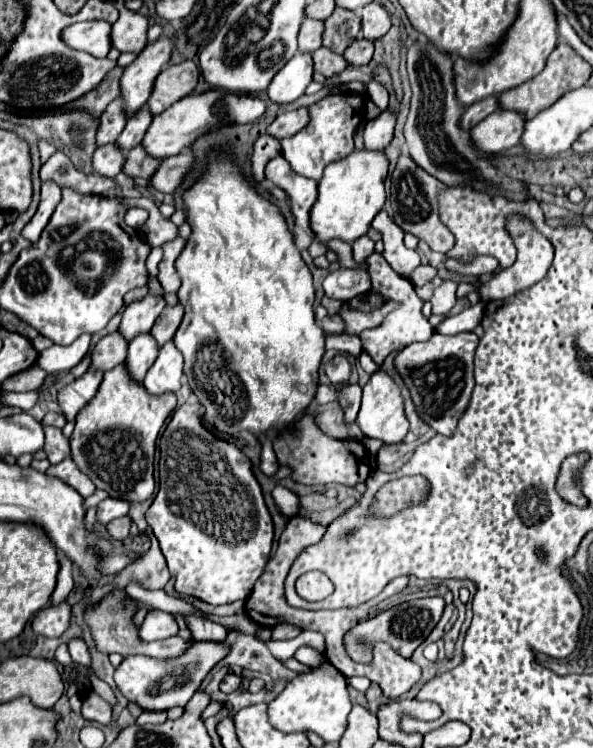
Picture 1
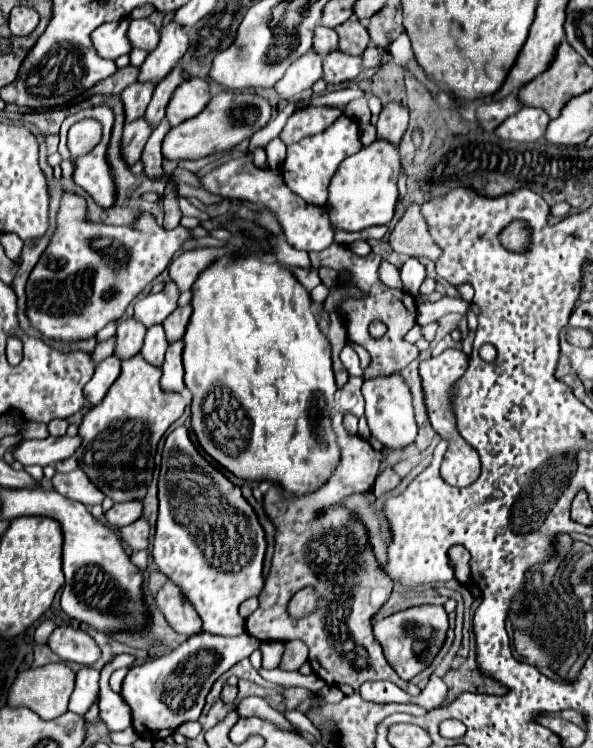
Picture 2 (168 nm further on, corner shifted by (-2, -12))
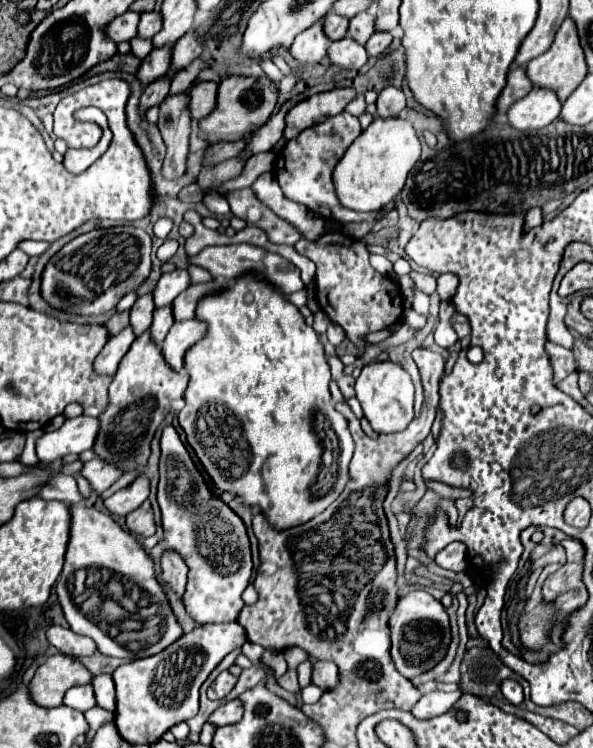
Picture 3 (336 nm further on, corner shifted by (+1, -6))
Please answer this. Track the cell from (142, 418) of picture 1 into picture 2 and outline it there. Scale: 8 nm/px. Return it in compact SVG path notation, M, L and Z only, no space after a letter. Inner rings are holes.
M141 354L123 360L121 374L115 384L109 388L107 396L101 404L91 408L79 426L79 436L83 436L83 444L75 454L79 460L79 468L99 486L99 490L113 498L113 502L127 502L127 500L143 500L147 494L147 486L151 484L153 476L153 458L157 450L157 442L165 434L165 430L183 414L187 402L177 392L165 392L159 384L161 368L151 366L143 360Z

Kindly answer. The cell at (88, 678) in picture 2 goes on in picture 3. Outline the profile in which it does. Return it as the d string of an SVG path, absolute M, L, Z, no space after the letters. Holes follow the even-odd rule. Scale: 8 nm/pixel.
M84 684L84 686L72 686L66 694L64 694L64 704L70 708L76 708L80 712L90 710L92 706L96 706L96 698L94 698L94 688L92 684Z

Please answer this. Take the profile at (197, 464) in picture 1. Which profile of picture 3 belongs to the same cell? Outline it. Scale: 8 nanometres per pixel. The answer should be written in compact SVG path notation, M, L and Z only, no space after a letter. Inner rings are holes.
M164 426L160 446L158 504L162 510L164 540L158 542L148 556L158 562L166 550L174 550L184 558L190 568L184 606L194 622L236 622L244 606L240 594L250 584L252 576L252 552L246 524L228 504L214 496L174 426Z

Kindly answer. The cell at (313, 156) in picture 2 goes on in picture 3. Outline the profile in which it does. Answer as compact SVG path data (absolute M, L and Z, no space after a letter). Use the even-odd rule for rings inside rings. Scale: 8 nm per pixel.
M342 112L342 114L336 114L324 122L318 122L314 126L302 130L296 138L288 140L286 146L278 152L276 168L274 168L274 176L276 176L284 196L308 206L312 212L320 214L326 220L336 220L342 224L374 218L376 214L358 214L358 212L350 212L350 210L342 208L334 194L334 186L332 186L332 170L334 170L336 162L344 156L344 152L360 136L360 132L362 132L362 128L360 128L358 118L348 112Z

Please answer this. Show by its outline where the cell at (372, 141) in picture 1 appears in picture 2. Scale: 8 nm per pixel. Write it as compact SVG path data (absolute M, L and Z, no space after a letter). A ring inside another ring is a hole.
M389 102L383 106L377 120L377 136L399 144L401 136L409 126L409 110L399 102Z

